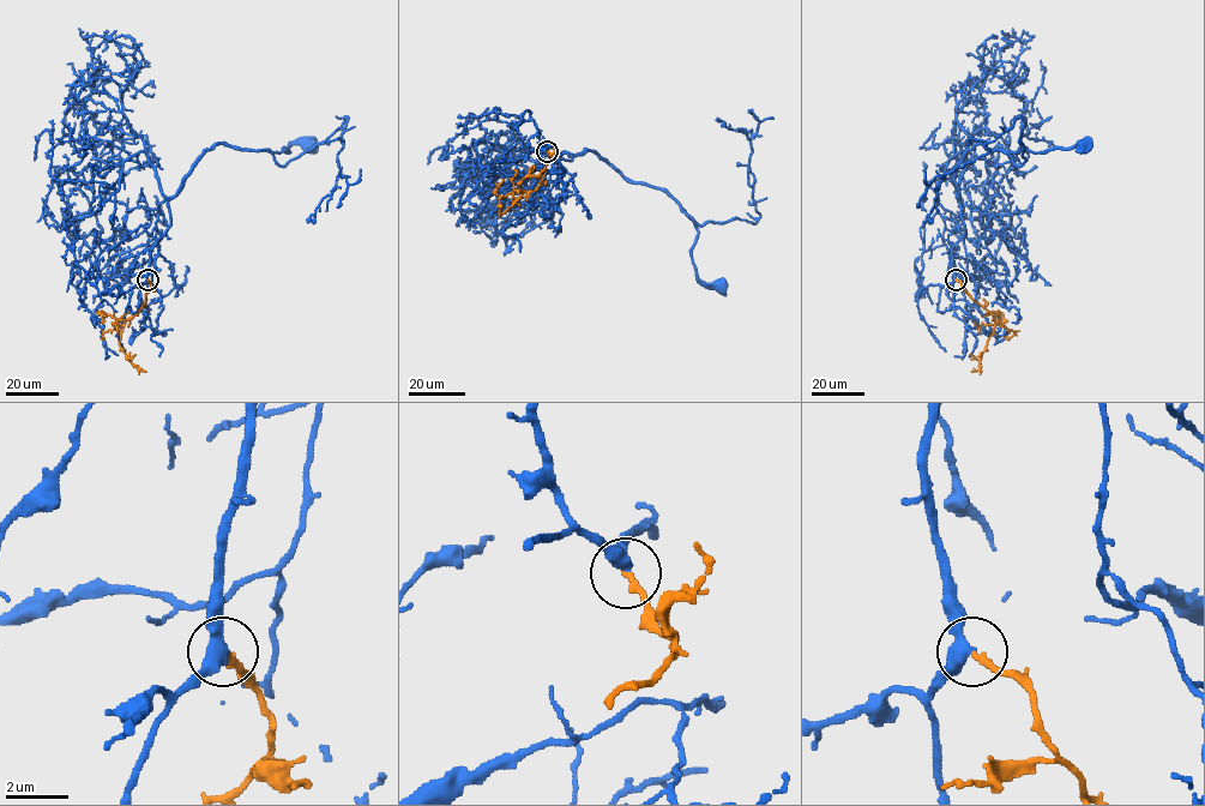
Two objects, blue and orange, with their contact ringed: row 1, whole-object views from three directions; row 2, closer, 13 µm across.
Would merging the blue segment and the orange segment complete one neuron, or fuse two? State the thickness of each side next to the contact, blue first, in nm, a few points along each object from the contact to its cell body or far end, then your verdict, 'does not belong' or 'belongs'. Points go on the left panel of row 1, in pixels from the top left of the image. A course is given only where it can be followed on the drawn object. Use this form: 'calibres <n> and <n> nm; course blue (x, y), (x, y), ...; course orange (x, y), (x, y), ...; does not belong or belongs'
calibres 400 and 240 nm; course blue (148, 280), (150, 250), (169, 226), (168, 200), (206, 150), (221, 143), (287, 152), (293, 144), (309, 148); course orange (148, 280), (151, 288), (145, 302), (124, 324), (119, 341), (130, 360), (145, 371); belongs

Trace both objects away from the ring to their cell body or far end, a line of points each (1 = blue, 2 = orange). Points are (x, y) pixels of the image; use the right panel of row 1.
1: (956, 280), (952, 247), (964, 226), (955, 173), (962, 156), (981, 143), (1007, 152), (1084, 148)
2: (956, 280), (992, 314), (995, 324), (980, 360), (980, 367), (971, 371)

